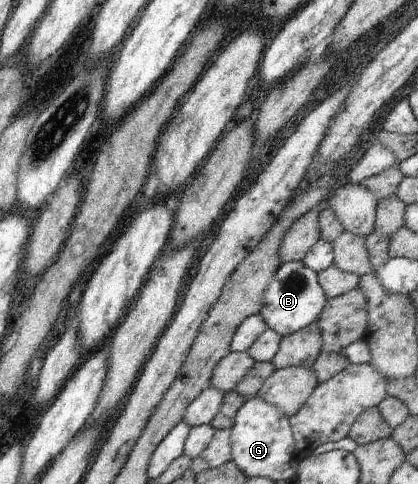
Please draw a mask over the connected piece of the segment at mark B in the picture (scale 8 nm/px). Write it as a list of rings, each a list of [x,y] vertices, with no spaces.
[[[303,262],[284,263],[277,268],[271,283],[267,286],[259,315],[263,317],[269,329],[286,336],[315,322],[327,300],[316,271],[309,269]]]

